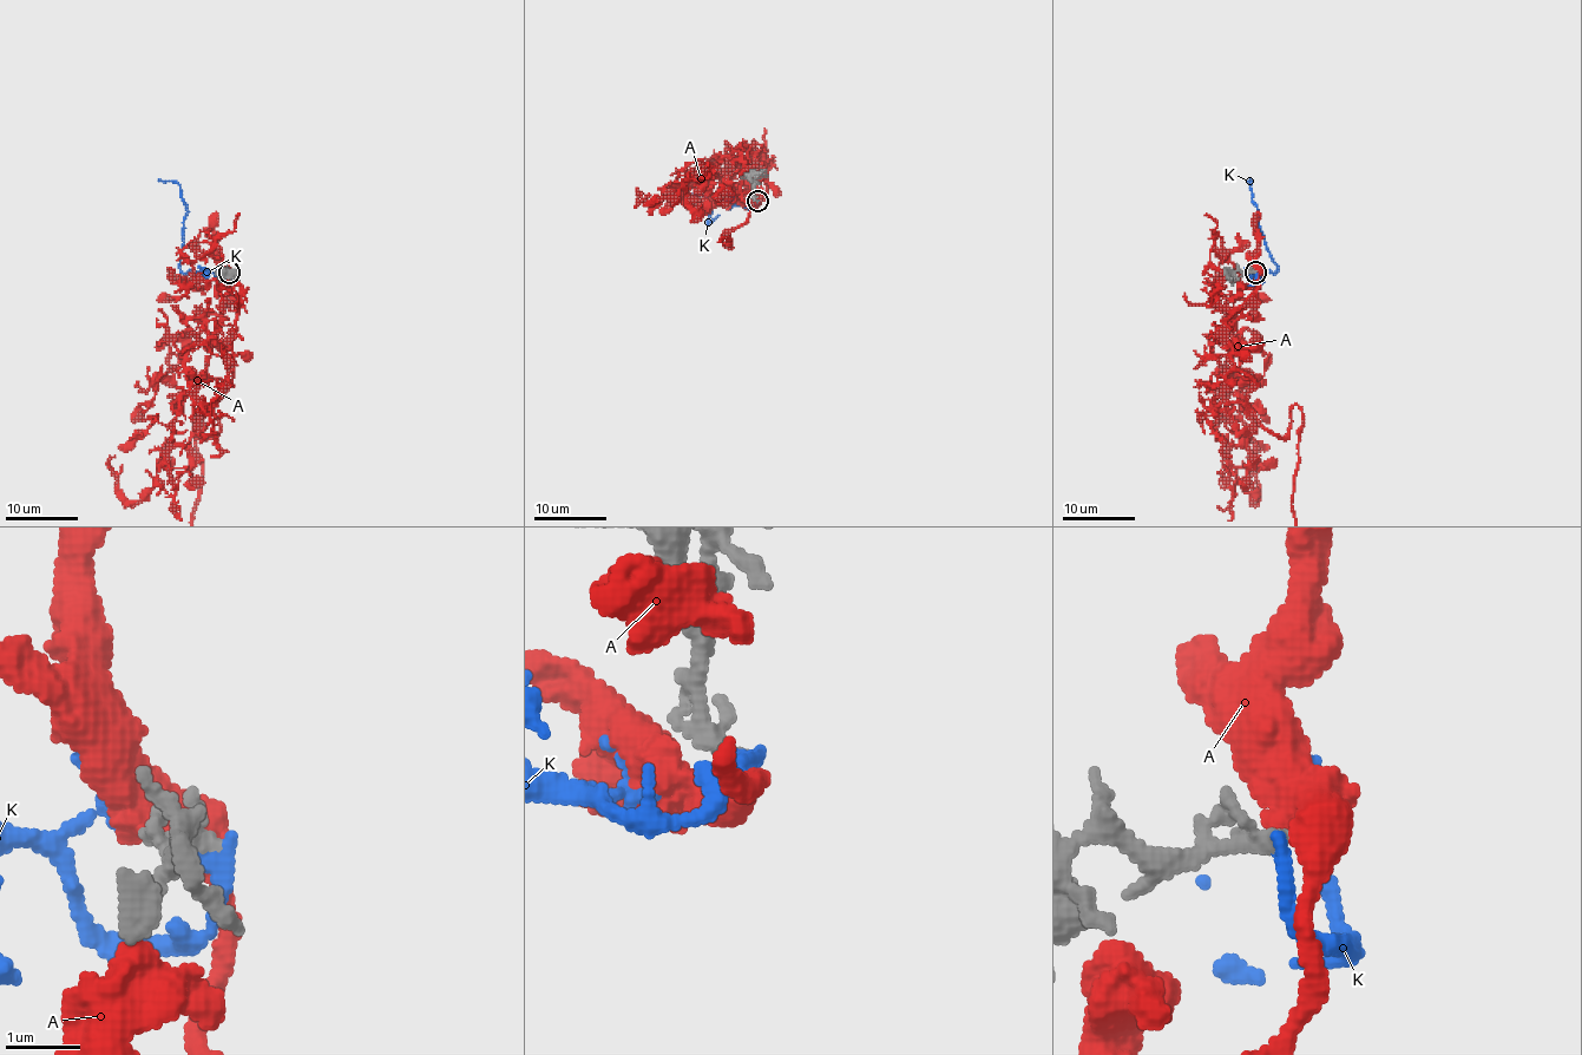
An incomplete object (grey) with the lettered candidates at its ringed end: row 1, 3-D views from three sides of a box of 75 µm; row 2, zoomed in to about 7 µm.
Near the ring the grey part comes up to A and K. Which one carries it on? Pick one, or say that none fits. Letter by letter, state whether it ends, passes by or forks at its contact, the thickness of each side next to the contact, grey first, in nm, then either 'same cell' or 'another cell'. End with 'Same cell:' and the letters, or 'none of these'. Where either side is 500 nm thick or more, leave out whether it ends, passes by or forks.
A: it passes by; calibres 200 and 480 nm; another cell
K: it ends; calibres 220 and 220 nm; same cell
Same cell: K

